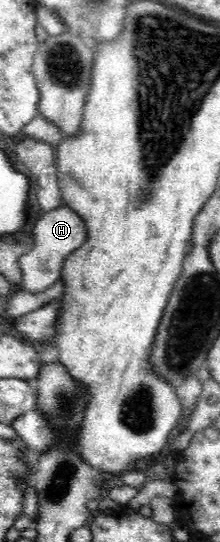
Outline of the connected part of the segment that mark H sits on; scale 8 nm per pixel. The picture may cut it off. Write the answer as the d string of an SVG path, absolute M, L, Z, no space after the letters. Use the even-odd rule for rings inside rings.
M58 207L45 212L38 218L34 226L32 248L24 253L19 260L22 271L22 290L39 293L51 287L61 278L62 263L87 239L87 228L84 219L70 207Z

